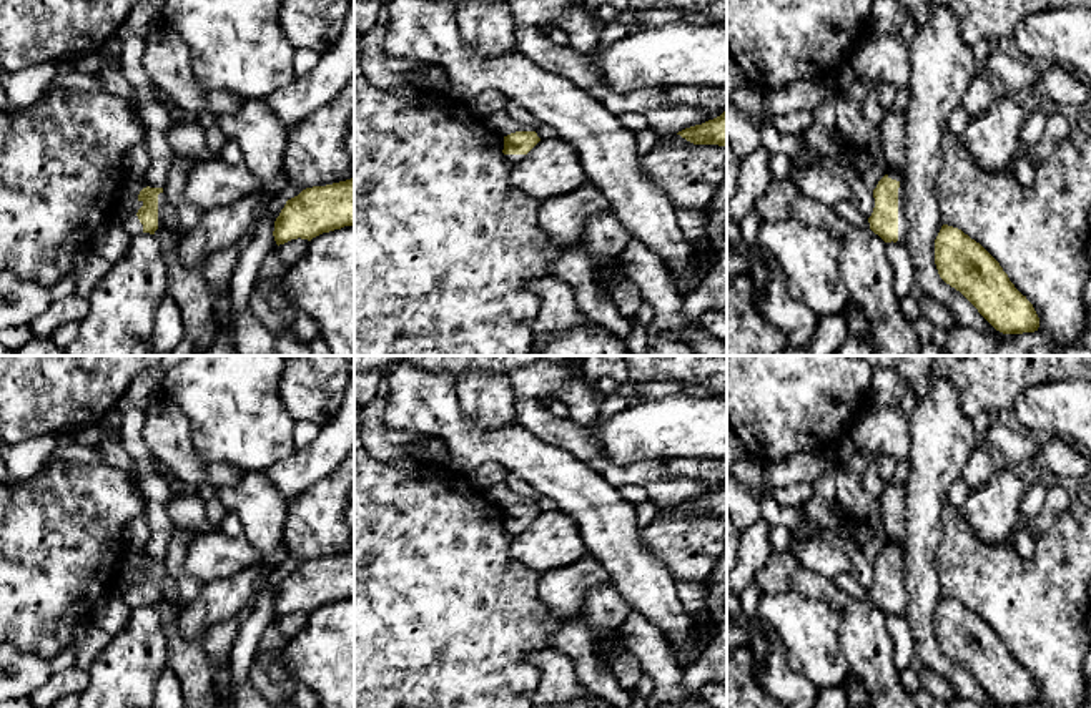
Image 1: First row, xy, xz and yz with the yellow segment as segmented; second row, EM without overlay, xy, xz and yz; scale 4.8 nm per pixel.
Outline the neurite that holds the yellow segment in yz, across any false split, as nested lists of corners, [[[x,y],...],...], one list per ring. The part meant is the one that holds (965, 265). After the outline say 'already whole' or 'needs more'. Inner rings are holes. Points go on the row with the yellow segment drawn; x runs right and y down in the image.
[[[943,224],[935,239],[940,278],[960,291],[1003,334],[1034,332],[1039,317],[1000,263],[961,229]]] | already whole

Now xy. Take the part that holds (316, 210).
[[[354,176],[346,181],[313,186],[286,201],[274,221],[274,241],[308,239],[354,226]]] | already whole

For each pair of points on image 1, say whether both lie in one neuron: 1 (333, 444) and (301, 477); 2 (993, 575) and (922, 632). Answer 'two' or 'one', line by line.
1: one
2: two

